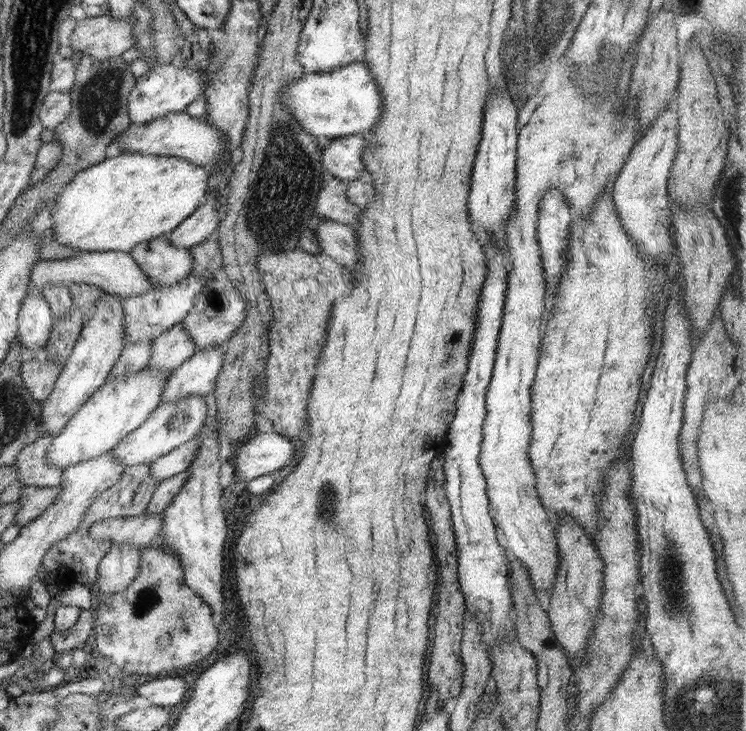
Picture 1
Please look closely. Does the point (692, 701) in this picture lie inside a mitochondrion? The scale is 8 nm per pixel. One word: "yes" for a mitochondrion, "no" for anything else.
yes

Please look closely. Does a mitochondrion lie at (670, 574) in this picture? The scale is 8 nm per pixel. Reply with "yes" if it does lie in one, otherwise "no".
yes

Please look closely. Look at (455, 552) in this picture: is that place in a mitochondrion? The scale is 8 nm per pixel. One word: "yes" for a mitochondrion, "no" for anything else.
no

